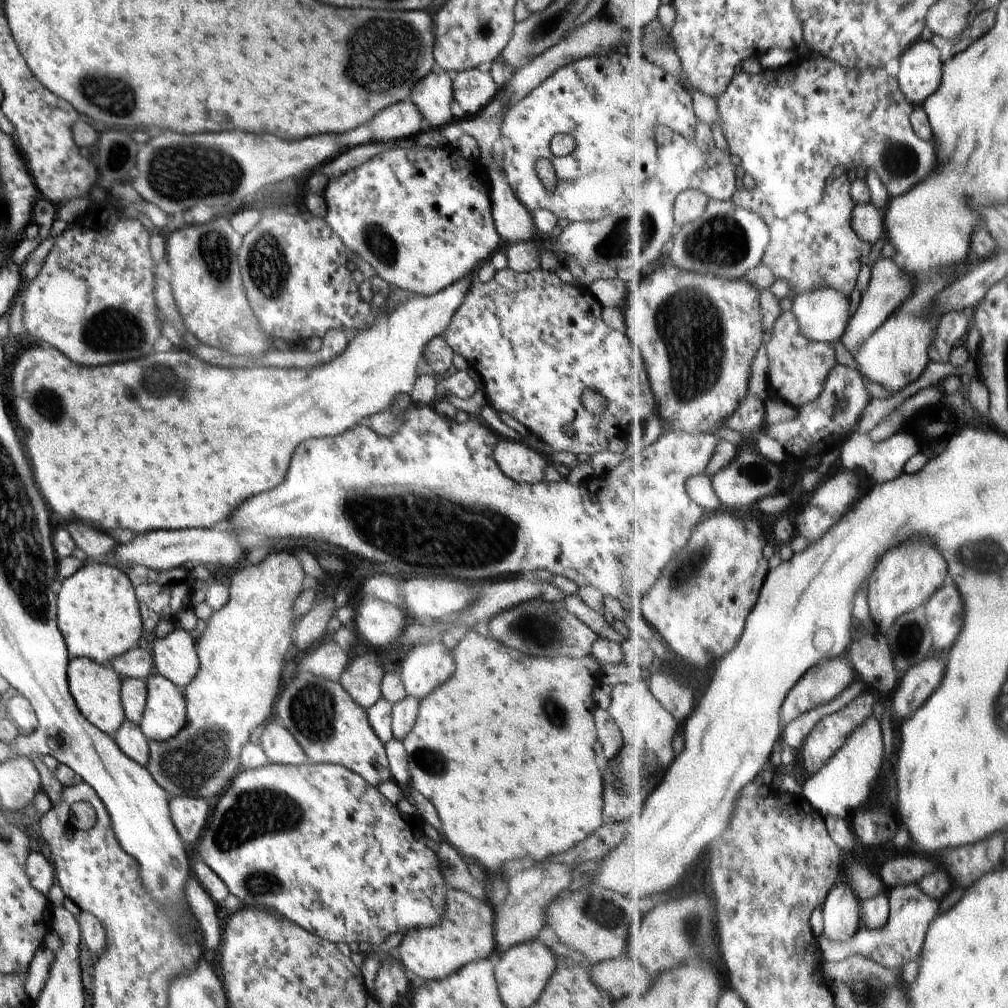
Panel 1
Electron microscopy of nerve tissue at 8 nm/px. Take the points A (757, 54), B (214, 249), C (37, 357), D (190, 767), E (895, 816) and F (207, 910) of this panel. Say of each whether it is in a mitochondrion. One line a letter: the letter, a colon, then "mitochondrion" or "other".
A: other
B: mitochondrion
C: other
D: mitochondrion
E: other
F: other

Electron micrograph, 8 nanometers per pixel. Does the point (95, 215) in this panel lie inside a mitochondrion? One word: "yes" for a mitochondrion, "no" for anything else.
no

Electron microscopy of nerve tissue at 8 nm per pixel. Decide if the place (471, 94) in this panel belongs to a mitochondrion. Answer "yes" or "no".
no

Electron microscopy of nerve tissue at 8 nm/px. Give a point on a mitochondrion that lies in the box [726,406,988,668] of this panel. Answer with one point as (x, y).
(908, 637)

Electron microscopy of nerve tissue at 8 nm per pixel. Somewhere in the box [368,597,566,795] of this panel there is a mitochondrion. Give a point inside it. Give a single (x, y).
(435, 763)

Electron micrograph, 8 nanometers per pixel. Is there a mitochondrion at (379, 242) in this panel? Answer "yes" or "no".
yes

